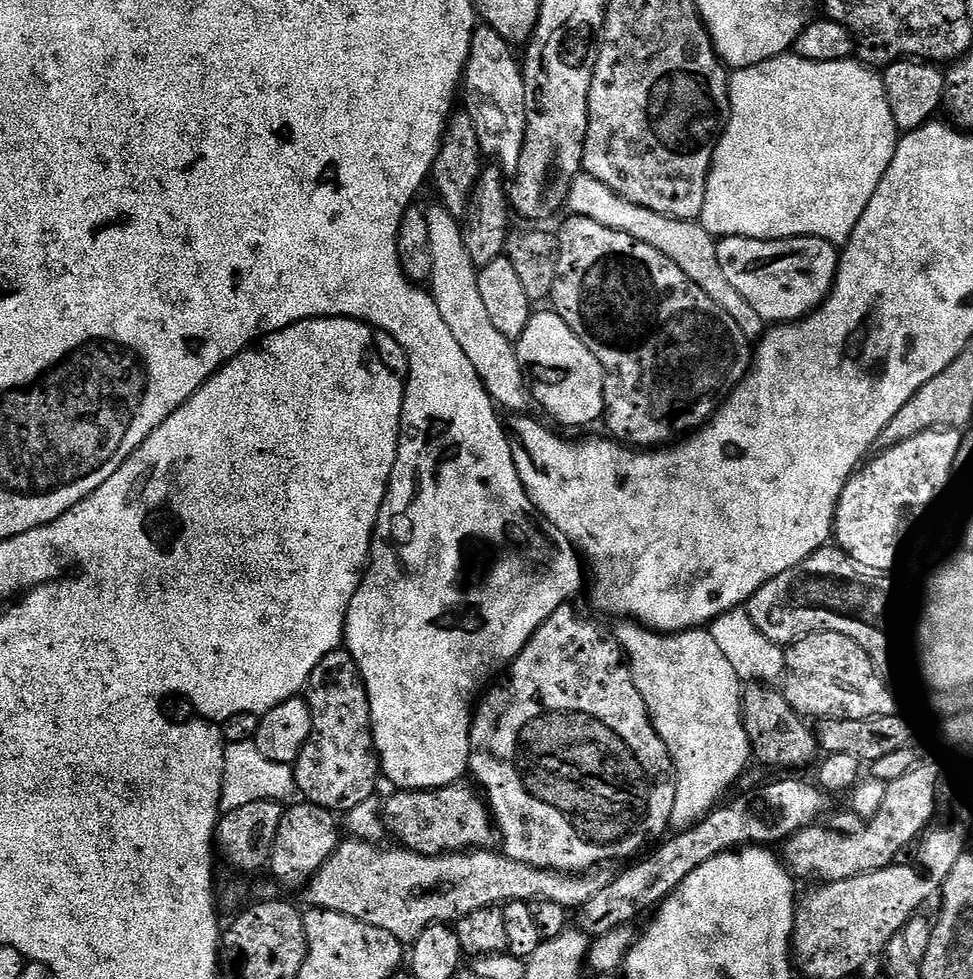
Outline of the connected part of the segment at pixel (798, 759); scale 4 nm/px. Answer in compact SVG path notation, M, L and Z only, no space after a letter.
M748 686L742 692L742 719L744 732L748 736L750 756L753 761L765 764L768 768L804 768L807 764L815 765L818 760L818 745L811 727L807 728L805 721L791 711L779 695L767 692L760 686Z

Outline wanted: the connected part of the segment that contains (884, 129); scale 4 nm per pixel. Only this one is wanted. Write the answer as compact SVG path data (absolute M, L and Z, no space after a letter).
M785 54L770 58L766 62L758 62L749 68L735 69L728 81L726 123L710 152L708 181L704 187L704 205L698 223L713 238L741 236L751 240L785 240L795 236L813 236L833 242L843 241L851 232L852 225L862 214L864 207L870 202L896 149L897 139L898 129L890 114L890 106L886 102L886 90L881 73L869 65L852 58L838 62L810 62L795 54Z

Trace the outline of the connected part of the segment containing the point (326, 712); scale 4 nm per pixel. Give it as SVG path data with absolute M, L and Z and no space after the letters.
M347 651L331 652L322 658L322 662L318 662L318 666L314 666L306 685L306 703L312 719L312 729L292 769L295 791L300 791L304 795L301 797L310 805L333 814L347 814L369 799L368 787L371 786L372 779L378 776L378 760L374 755L364 687Z

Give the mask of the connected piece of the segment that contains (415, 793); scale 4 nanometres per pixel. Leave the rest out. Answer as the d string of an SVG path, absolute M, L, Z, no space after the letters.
M457 782L455 784L447 784L445 788L430 788L427 790L396 790L391 794L392 797L389 798L385 804L382 804L382 824L386 829L386 832L389 832L390 835L393 836L394 839L397 840L399 847L401 849L417 852L418 854L422 854L423 856L443 856L445 854L451 854L453 852L467 852L469 850L484 850L489 847L488 844L491 840L494 840L494 822L490 817L490 813L486 807L485 801L483 799L480 800L475 796L474 793L471 792L468 788L463 788L463 783Z

